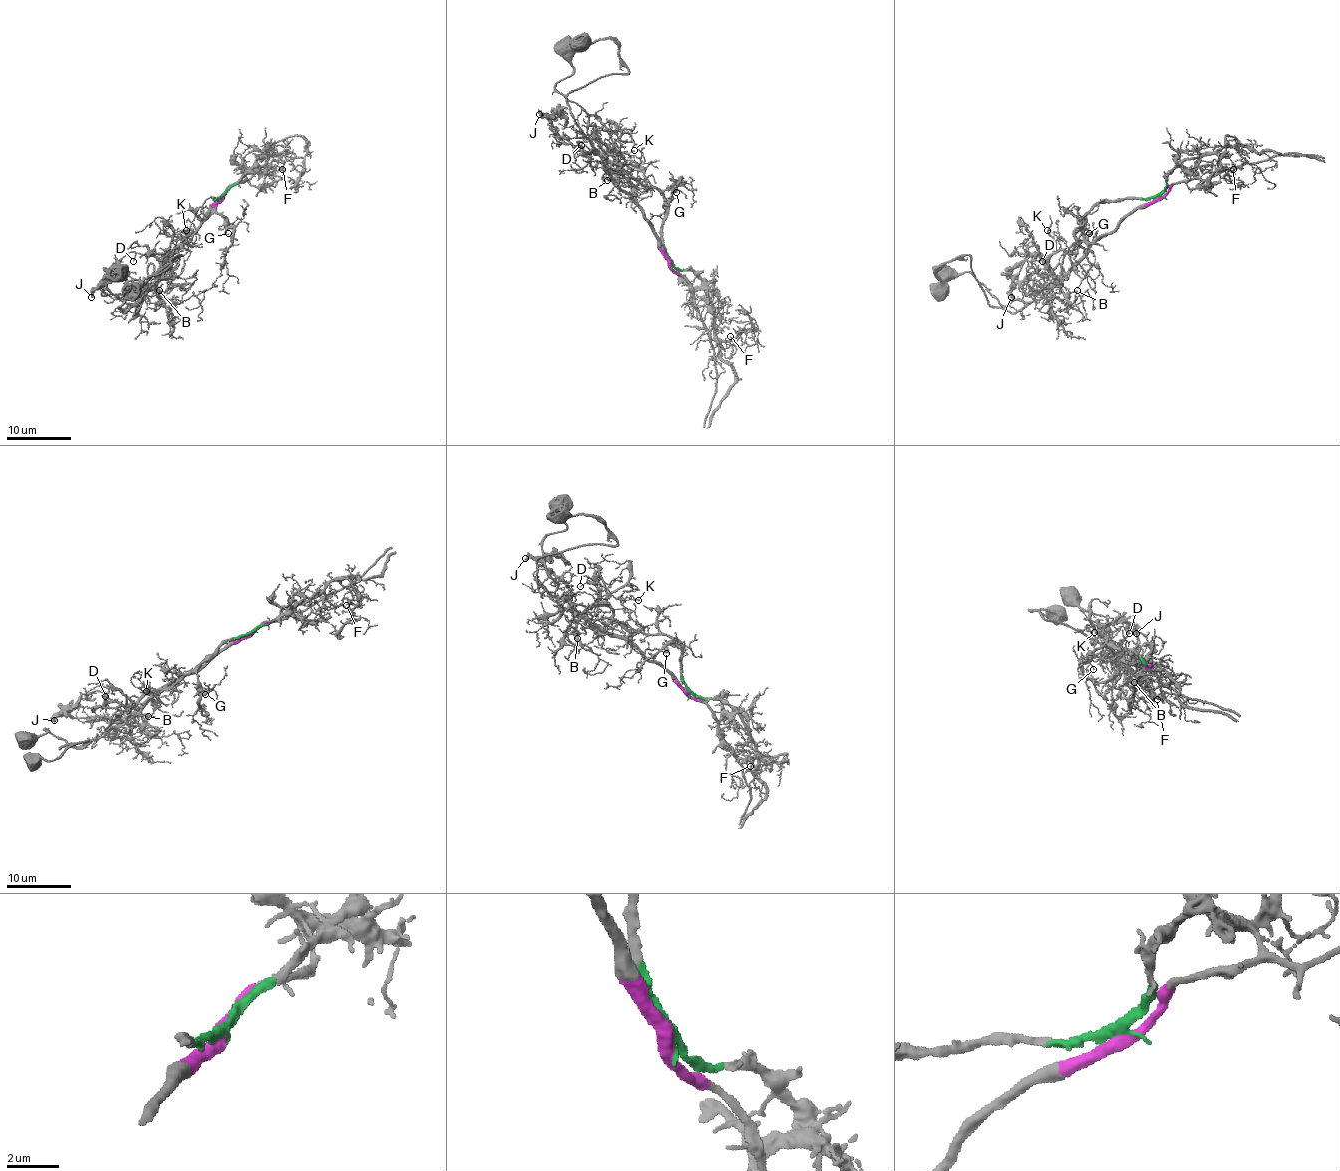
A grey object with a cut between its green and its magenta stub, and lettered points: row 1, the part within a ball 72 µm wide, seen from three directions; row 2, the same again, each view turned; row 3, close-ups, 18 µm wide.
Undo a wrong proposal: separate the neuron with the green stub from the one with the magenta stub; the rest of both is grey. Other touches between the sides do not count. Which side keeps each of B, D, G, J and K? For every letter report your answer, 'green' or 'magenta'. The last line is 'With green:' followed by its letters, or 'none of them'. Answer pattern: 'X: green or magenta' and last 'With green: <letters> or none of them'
B: magenta
D: magenta
G: green
J: magenta
K: magenta
With green: G

